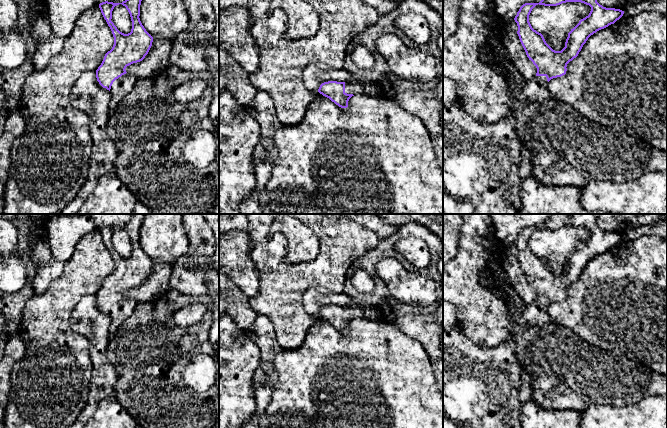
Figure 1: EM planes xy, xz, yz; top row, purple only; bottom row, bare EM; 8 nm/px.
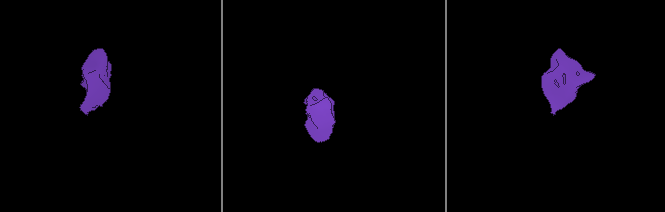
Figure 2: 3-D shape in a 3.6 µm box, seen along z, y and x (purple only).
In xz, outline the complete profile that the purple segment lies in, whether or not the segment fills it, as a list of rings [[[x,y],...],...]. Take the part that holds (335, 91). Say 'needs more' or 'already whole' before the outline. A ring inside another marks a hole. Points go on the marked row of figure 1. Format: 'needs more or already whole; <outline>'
needs more; [[[328,81],[320,85],[318,92],[329,98],[341,108],[348,107],[349,99],[363,92],[363,88],[356,82]]]

